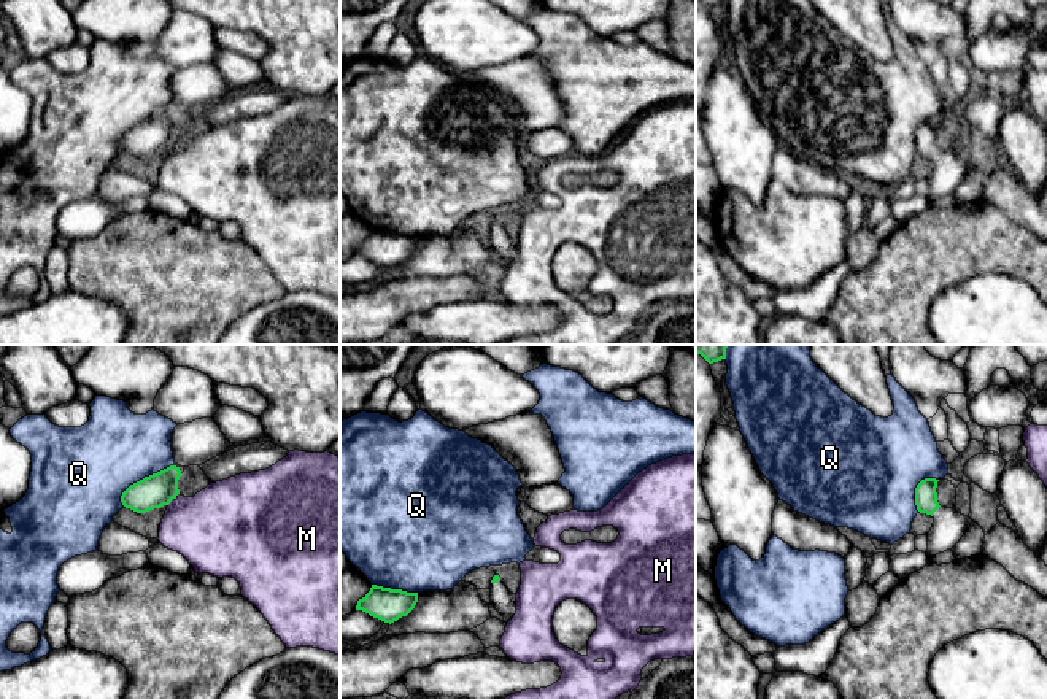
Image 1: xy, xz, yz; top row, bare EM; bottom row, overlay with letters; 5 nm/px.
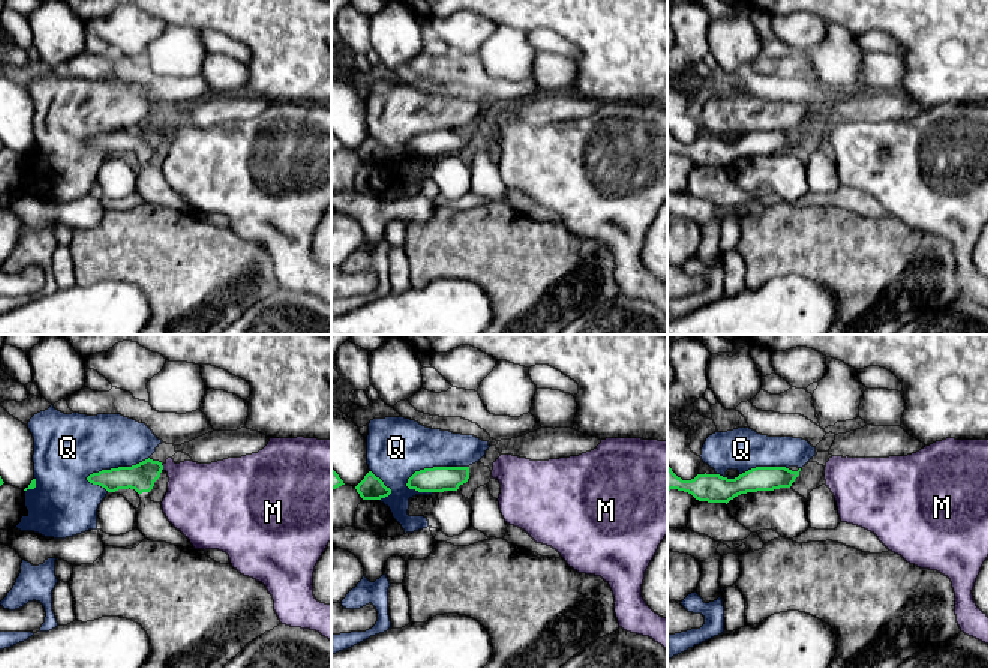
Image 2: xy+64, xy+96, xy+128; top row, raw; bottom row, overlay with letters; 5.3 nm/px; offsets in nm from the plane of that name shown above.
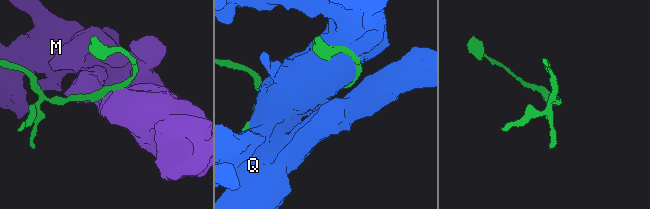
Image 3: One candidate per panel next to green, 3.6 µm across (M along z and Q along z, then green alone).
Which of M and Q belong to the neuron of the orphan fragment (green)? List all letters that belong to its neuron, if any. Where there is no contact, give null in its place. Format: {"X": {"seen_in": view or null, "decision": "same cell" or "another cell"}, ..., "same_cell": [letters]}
{"M": {"seen_in": "xy", "decision": "another cell"}, "Q": {"seen_in": "xy", "decision": "another cell"}, "same_cell": []}

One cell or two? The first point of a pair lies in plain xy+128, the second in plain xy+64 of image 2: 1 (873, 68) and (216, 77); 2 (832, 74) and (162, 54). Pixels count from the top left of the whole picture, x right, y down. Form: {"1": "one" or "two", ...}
{"1": "one", "2": "one"}

